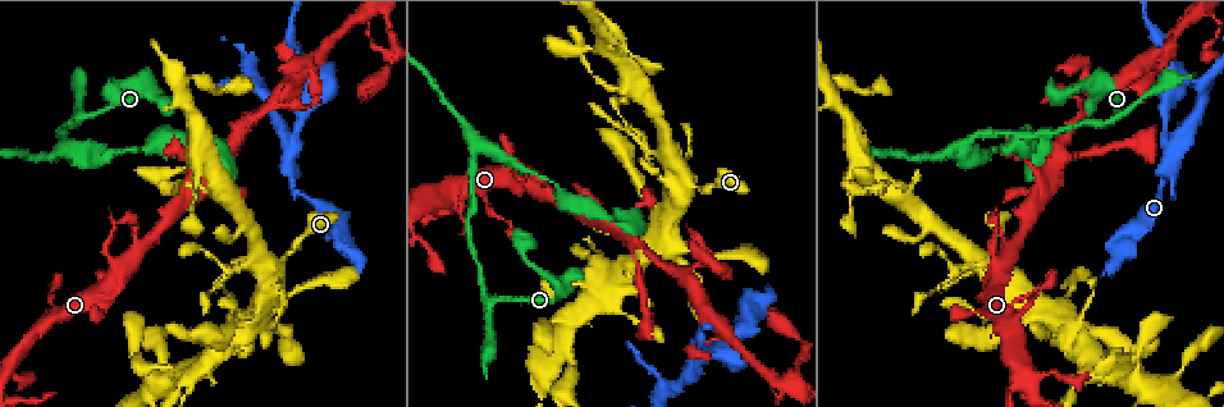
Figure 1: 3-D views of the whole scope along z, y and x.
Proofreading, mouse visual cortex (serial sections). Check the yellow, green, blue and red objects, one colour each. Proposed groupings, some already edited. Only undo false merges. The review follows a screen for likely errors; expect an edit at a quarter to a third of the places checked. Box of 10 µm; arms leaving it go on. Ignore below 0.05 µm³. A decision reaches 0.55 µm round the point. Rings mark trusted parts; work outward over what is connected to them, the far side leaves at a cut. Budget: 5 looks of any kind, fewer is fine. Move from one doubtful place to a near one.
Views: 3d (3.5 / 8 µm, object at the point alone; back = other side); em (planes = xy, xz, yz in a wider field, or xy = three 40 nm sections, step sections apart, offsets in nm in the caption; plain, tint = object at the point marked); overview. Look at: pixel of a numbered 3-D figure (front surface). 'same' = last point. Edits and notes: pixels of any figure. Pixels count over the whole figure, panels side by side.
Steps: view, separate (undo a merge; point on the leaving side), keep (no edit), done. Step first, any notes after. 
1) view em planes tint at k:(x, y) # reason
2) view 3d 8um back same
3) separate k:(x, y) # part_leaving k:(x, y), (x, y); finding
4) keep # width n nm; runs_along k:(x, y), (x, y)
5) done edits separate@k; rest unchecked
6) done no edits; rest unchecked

view 3d 3.5um back at 1:(494, 300) # three-way junction

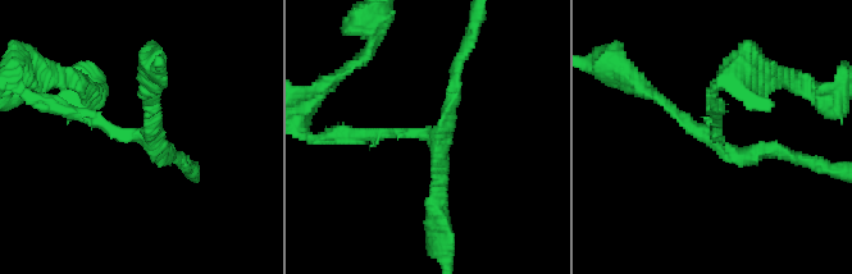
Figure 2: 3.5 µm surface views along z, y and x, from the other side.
view em xy step 1 tint at 2:(433, 136) # arms 3; arm_widths 150, 150, 200 nm

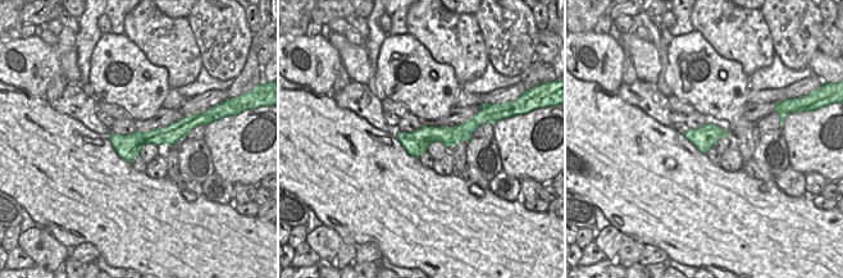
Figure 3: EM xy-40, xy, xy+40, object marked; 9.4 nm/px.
keep # runs_along 2:(352, 136), (440, 133), (455, 67); one cell here

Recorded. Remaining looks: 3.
view 3d 3.5um at 1:(1172, 149) # a fork

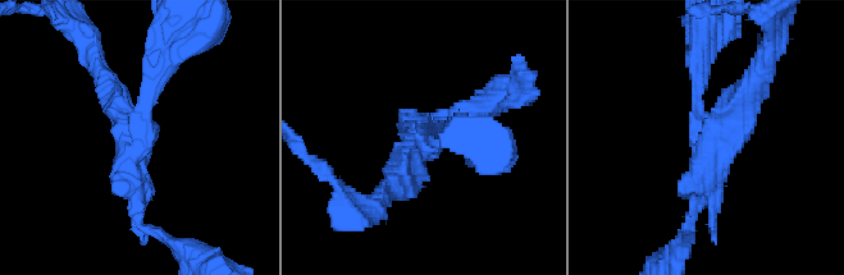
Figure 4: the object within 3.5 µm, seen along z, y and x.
view em xy step 2 tint at 4:(419, 142) # arms 3; arm_widths 150, 150, 300 nm; now the EM

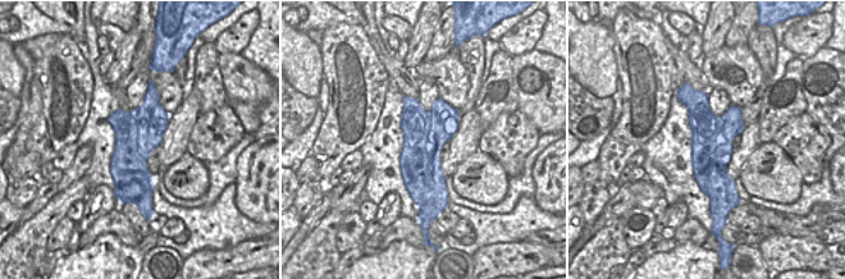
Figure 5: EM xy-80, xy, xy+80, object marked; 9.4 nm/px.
separate 4:(156, 88) # width 400 nm; part_leaving 4:(137, 140), (146, 90), (169, 33); two cells meet here

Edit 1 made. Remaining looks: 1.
done edits separate@4; rest unchecked

